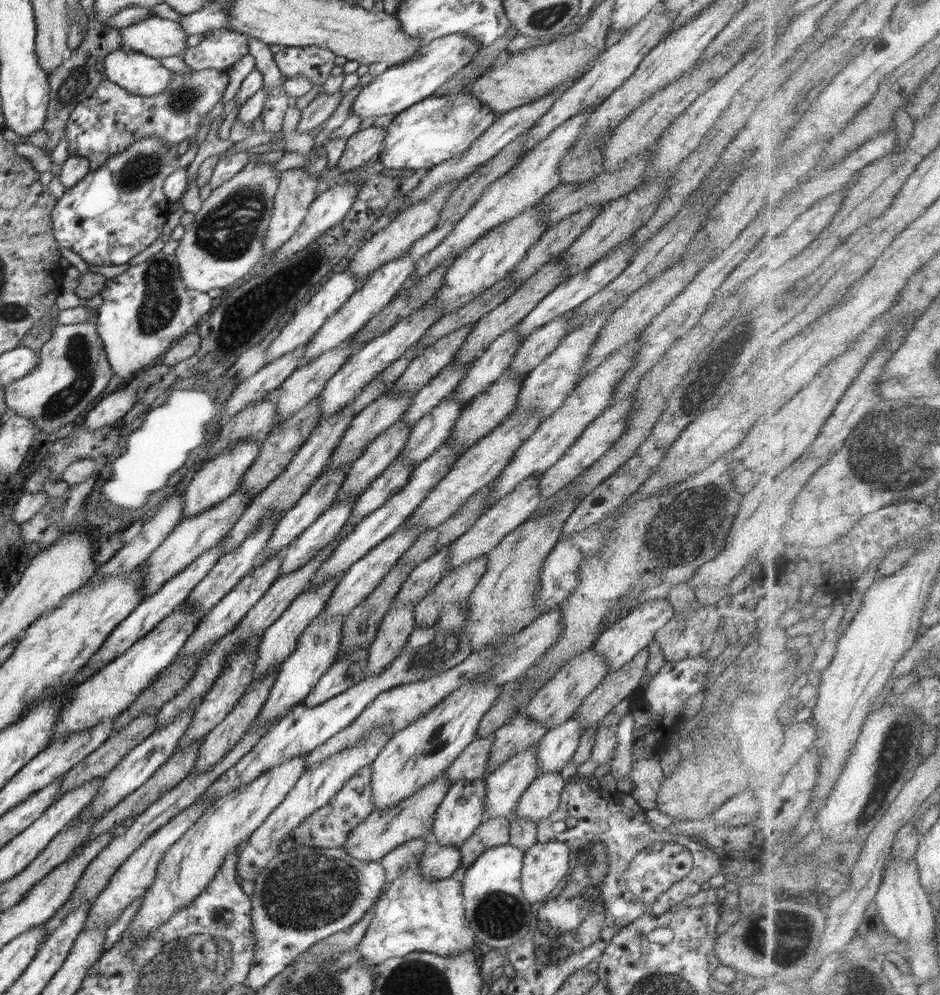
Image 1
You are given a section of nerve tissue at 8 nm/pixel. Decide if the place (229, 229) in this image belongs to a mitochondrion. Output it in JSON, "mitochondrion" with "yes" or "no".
{"mitochondrion":"yes"}

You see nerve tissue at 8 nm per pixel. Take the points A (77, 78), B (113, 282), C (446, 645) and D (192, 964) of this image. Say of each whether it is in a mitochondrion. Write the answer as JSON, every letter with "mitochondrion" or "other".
{"A":"mitochondrion","B":"other","C":"mitochondrion","D":"mitochondrion"}

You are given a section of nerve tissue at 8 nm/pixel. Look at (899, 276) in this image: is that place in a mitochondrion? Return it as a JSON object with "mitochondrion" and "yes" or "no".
{"mitochondrion":"no"}

